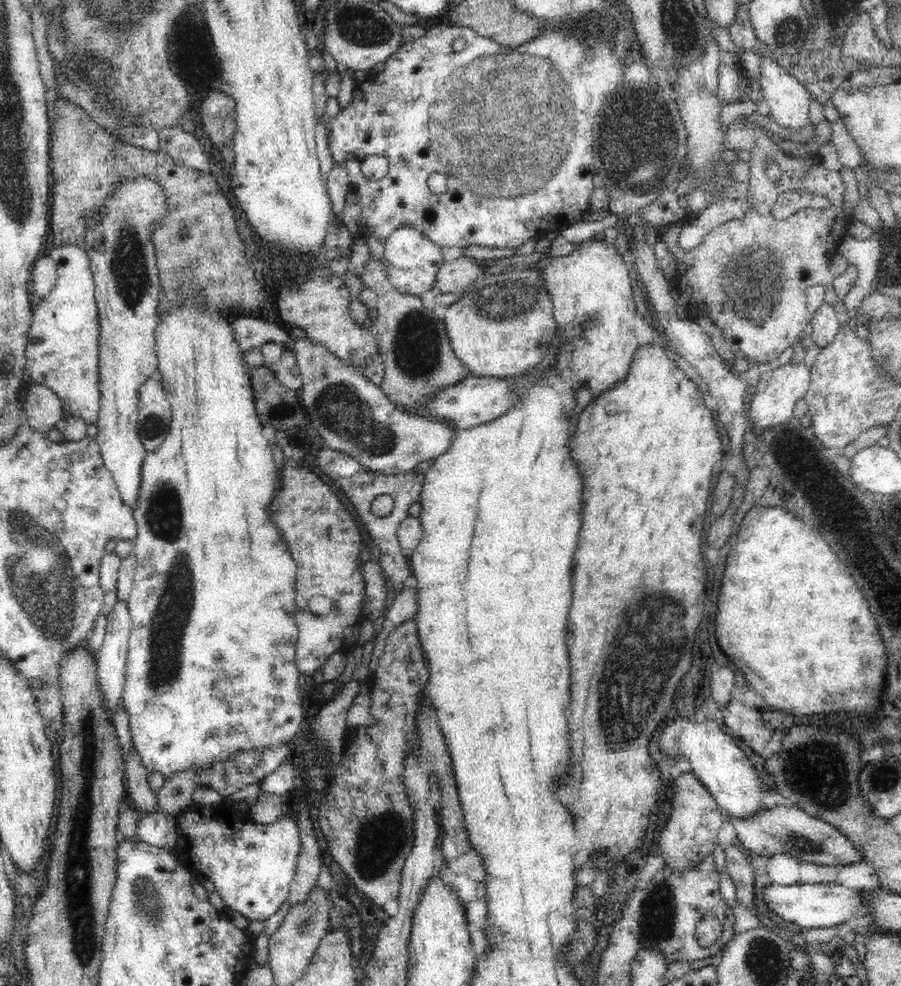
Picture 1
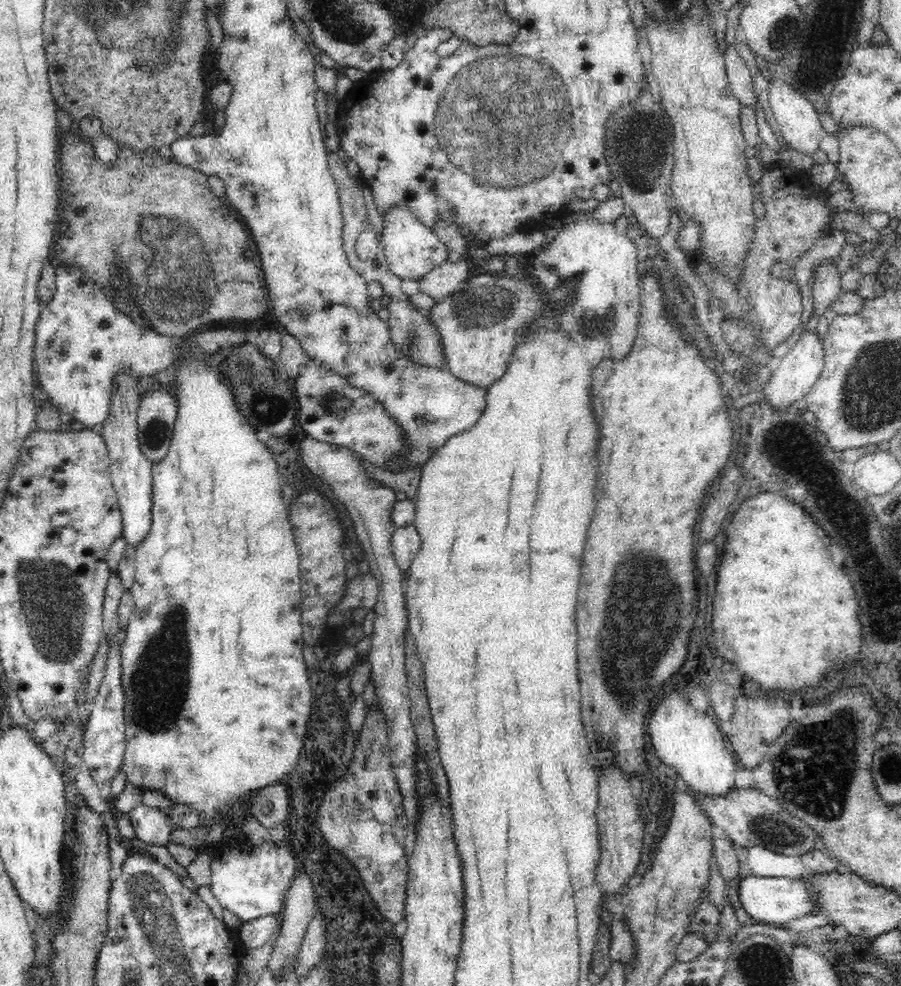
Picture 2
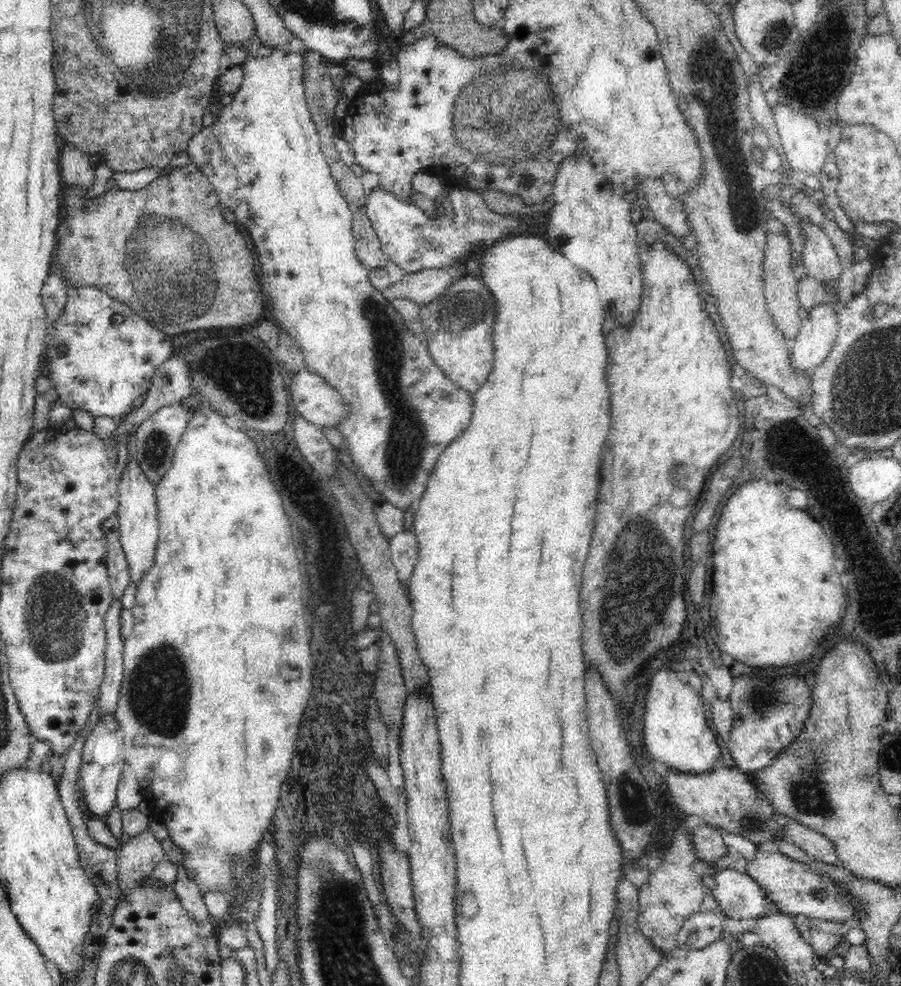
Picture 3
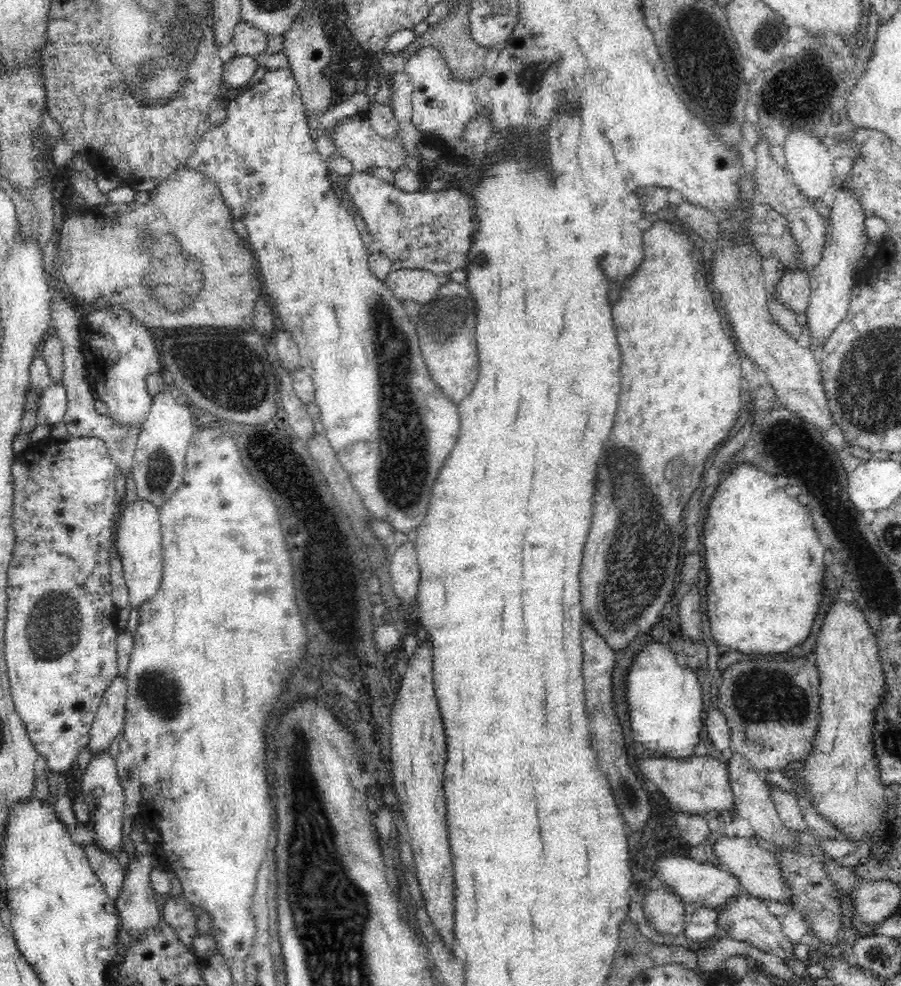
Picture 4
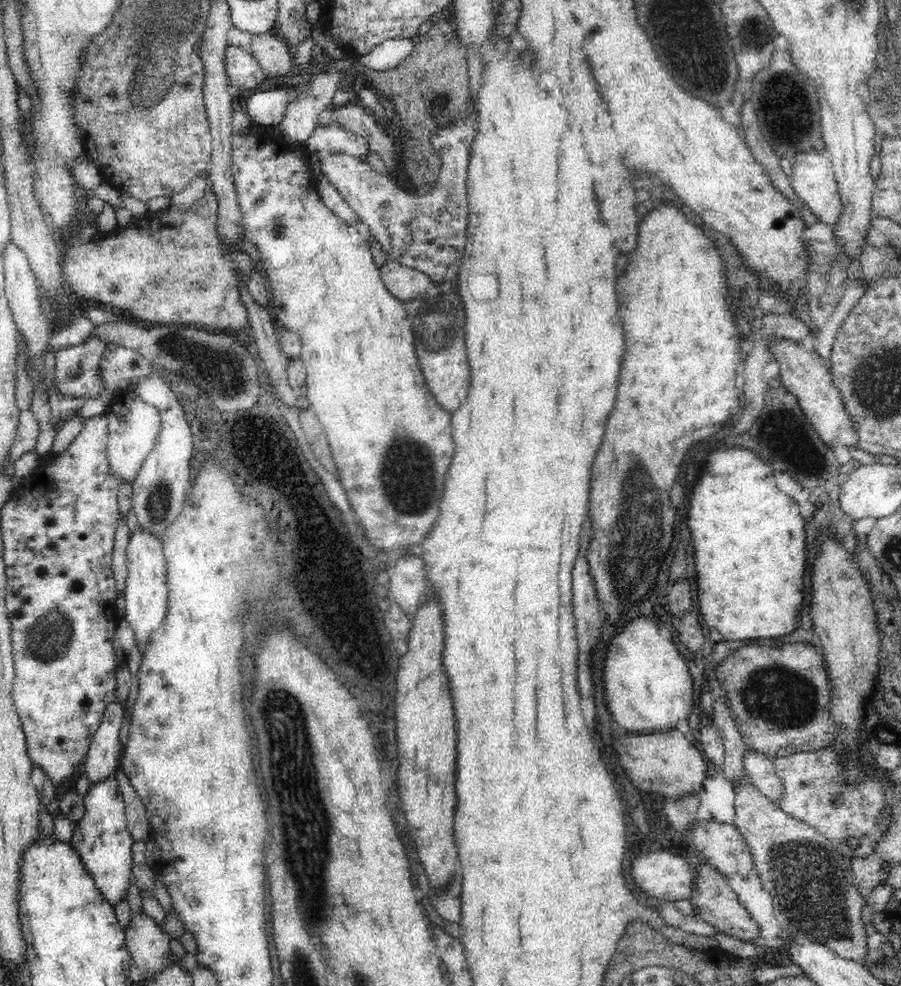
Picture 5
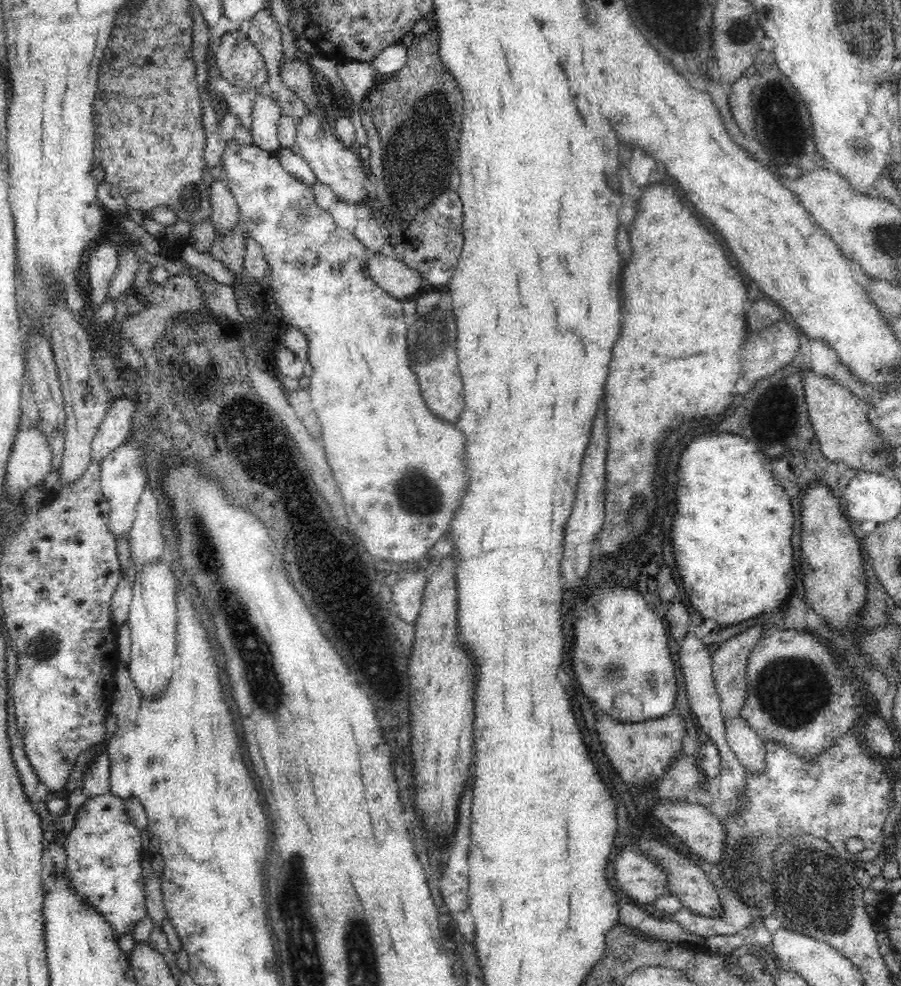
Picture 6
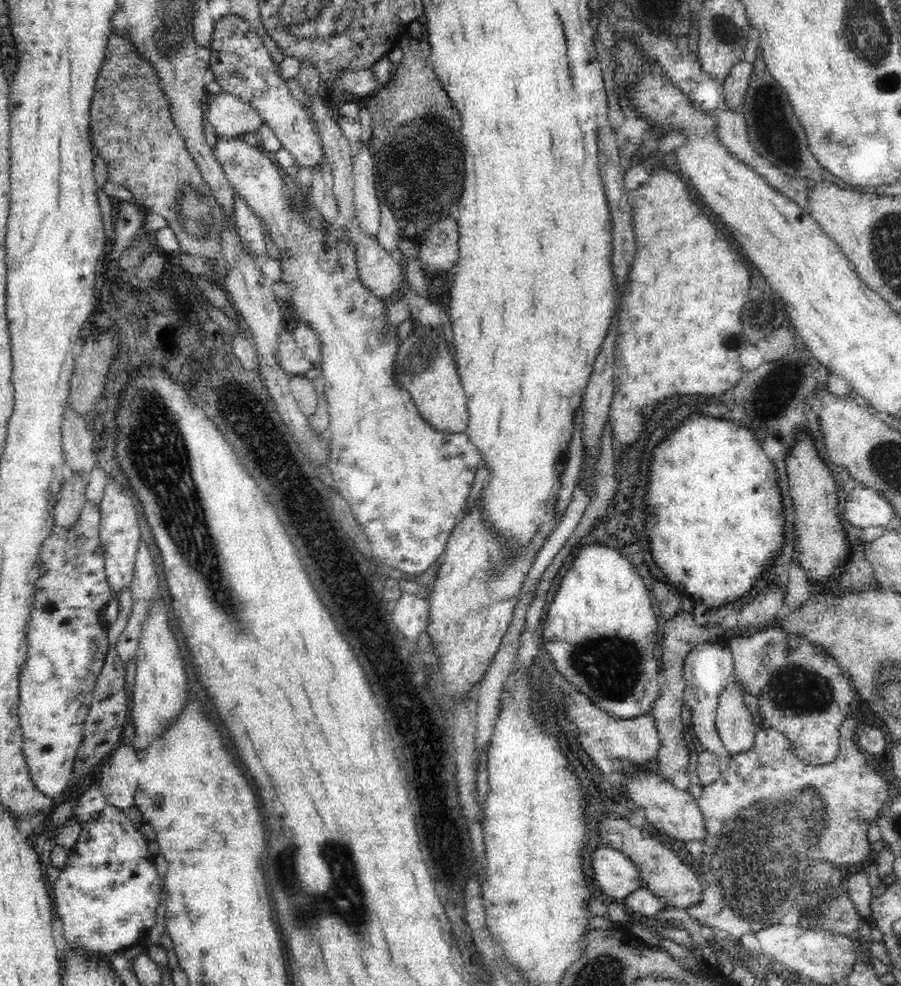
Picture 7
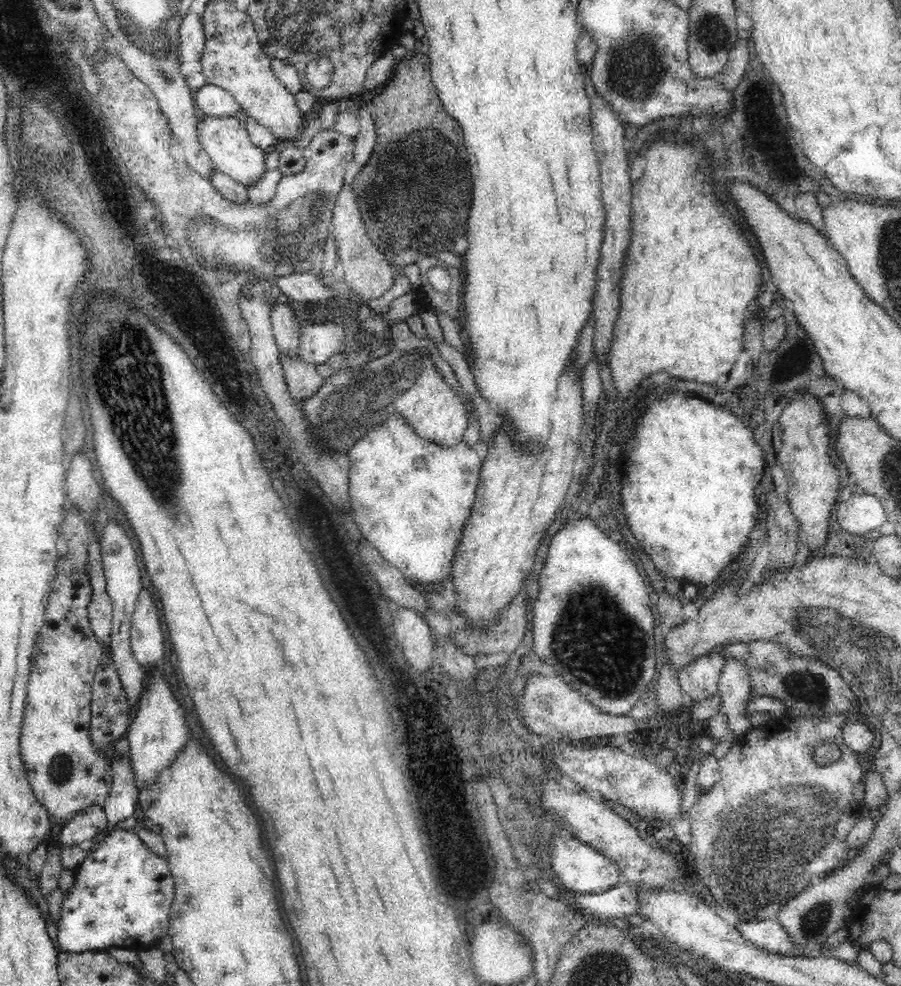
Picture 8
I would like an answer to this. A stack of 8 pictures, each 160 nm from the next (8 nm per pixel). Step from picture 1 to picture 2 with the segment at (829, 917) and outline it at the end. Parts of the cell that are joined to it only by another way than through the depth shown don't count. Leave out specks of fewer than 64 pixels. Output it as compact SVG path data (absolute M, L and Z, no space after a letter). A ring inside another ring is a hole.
M745 876L738 882L738 900L746 914L759 923L784 925L788 920L796 920L800 916L812 914L809 882L800 878L764 878L761 876Z

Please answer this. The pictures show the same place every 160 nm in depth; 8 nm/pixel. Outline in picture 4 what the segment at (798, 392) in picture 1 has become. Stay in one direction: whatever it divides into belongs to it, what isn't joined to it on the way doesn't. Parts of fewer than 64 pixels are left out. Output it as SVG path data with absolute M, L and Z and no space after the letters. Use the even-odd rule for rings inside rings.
M835 156L834 157L834 164L833 164L833 194L829 200L829 221L827 221L827 229L826 229L826 240L824 243L824 250L822 253L822 260L820 260L820 264L818 266L814 267L812 271L809 272L810 277L810 284L811 284L811 297L809 300L808 308L806 309L806 316L807 316L807 322L810 322L808 324L808 328L810 328L810 336L812 336L812 344L809 344L808 347L811 348L811 346L816 346L816 344L823 345L827 342L829 339L829 336L833 334L835 331L835 328L839 325L839 322L846 316L847 310L849 309L850 304L850 292L852 292L852 286L855 286L854 279L852 279L852 276L854 276L854 268L858 266L858 263L860 262L860 258L870 256L873 247L871 247L871 242L868 238L868 235L866 234L866 225L864 225L864 220L866 220L867 216L864 215L864 211L860 208L860 203L857 202L857 196L856 194L850 194L848 190L846 190L844 184L845 184L845 177L848 176L849 169L852 168L852 157L850 156Z

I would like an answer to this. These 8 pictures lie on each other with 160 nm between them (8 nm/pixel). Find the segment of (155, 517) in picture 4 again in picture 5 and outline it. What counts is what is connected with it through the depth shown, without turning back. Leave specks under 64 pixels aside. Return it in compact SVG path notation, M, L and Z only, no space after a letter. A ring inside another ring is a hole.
M136 530L126 546L126 563L128 563L128 578L125 590L125 615L134 631L135 644L142 653L144 646L150 642L150 636L158 632L161 621L168 613L167 562L163 553L163 542L156 534L148 530Z

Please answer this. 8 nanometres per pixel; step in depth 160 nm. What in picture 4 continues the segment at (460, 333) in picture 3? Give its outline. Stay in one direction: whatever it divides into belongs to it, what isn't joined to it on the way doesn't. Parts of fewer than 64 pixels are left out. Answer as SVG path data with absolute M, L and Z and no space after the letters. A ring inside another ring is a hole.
M449 280L444 286L438 287L438 292L436 292L436 296L432 297L432 300L420 306L417 321L411 321L412 324L417 325L421 355L428 367L431 379L456 404L459 404L472 392L478 380L479 349L475 337L476 309L475 298L469 293L467 287Z

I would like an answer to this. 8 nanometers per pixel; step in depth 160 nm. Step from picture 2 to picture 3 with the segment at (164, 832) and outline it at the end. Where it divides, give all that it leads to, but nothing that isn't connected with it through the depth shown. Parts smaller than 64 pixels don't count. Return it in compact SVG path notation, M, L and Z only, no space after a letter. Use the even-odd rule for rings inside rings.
M144 830L130 837L117 851L119 866L119 888L124 890L128 884L140 884L146 880L156 864L164 858L161 842L148 831Z

